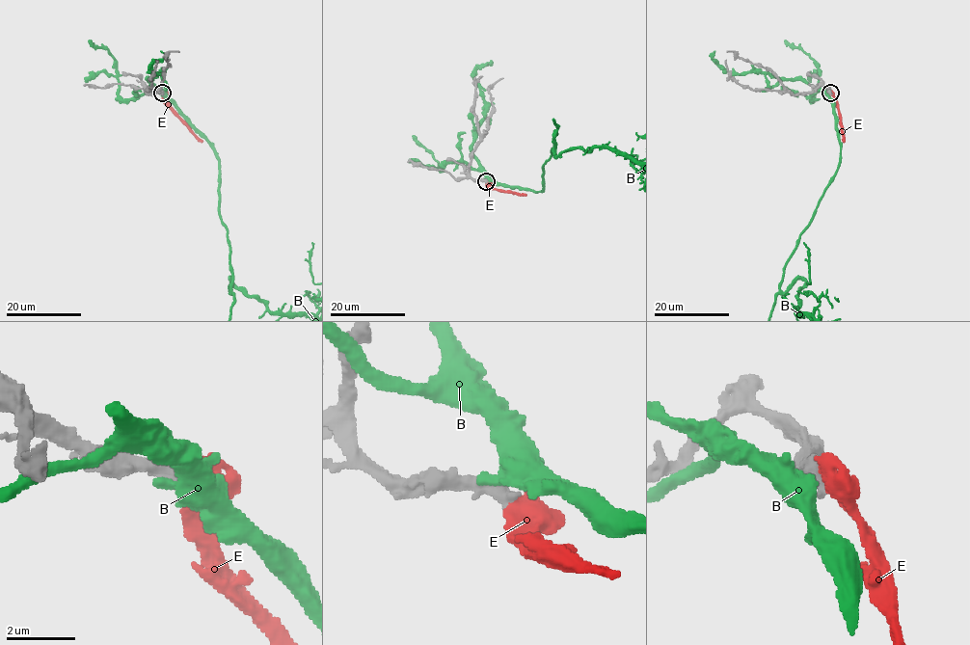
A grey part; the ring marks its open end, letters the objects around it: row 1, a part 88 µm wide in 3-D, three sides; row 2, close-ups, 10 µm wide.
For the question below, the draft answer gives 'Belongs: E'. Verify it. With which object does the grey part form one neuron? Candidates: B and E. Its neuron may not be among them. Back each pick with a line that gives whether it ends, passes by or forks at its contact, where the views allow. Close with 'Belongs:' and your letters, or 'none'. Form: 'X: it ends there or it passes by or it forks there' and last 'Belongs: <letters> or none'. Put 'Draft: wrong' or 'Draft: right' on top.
Draft: right
E: it ends there
Belongs: E

